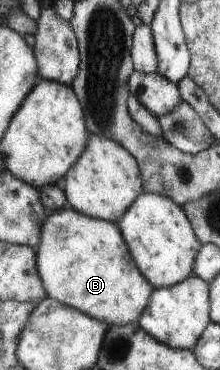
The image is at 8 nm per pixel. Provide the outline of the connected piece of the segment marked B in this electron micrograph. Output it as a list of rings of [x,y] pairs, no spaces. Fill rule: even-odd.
[[[69,204],[57,211],[49,211],[45,225],[41,225],[41,241],[37,245],[37,269],[47,296],[103,321],[108,327],[138,323],[143,309],[149,305],[153,284],[139,271],[128,245],[116,223],[89,217],[75,211]]]

